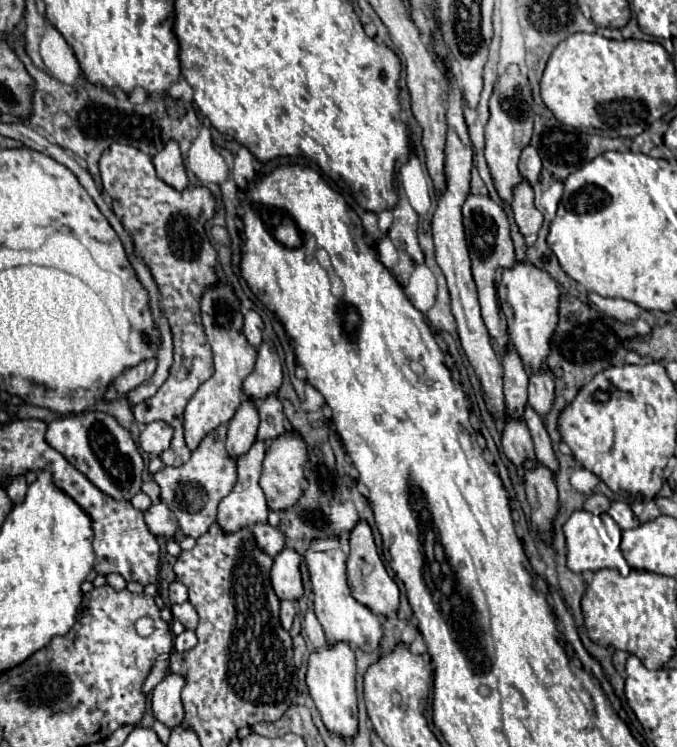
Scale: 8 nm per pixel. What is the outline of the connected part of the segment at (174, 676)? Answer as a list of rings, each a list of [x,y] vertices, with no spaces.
[[[172,668],[166,670],[164,678],[152,690],[152,710],[156,720],[164,722],[168,728],[174,728],[184,718],[184,708],[180,700],[180,692],[186,684],[186,676],[174,672]]]

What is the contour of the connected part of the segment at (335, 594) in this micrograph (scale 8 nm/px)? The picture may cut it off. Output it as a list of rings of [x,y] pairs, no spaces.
[[[316,540],[306,554],[306,564],[312,578],[314,592],[314,614],[326,632],[326,644],[334,646],[338,642],[360,648],[362,652],[374,652],[384,636],[382,620],[374,616],[366,606],[360,606],[346,584],[346,554],[338,540]]]

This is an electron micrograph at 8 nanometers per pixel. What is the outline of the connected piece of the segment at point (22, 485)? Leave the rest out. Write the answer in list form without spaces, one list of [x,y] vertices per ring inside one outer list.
[[[24,476],[12,478],[12,482],[6,486],[6,492],[8,492],[8,496],[10,496],[10,500],[14,504],[20,504],[24,500],[26,490],[28,490],[28,484],[26,484],[26,478]]]

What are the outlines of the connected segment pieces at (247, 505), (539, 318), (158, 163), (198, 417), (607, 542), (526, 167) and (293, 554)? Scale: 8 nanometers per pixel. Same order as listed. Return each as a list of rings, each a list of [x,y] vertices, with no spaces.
[[[254,440],[252,448],[244,456],[240,456],[238,482],[236,482],[234,490],[218,506],[218,522],[226,532],[236,532],[236,530],[240,530],[244,526],[254,526],[256,522],[266,522],[268,520],[268,504],[266,504],[264,492],[262,492],[262,488],[258,484],[264,452],[266,452],[266,444]]]
[[[514,262],[514,266],[502,274],[502,282],[498,286],[500,308],[508,320],[508,336],[528,372],[544,366],[550,354],[550,336],[558,324],[558,294],[556,280],[534,264]]]
[[[168,140],[164,148],[154,156],[154,166],[158,176],[176,190],[184,190],[188,186],[188,176],[184,170],[184,160],[180,154],[180,146],[176,140]]]
[[[220,278],[216,284],[204,290],[200,298],[200,316],[208,344],[214,352],[214,374],[196,390],[184,412],[184,434],[190,450],[194,450],[208,432],[230,422],[230,418],[244,400],[242,382],[254,370],[256,362],[256,348],[244,338],[242,332],[244,316],[240,312],[240,300],[226,278]]]
[[[576,510],[568,518],[568,522],[562,526],[562,530],[564,530],[564,536],[566,536],[568,568],[572,572],[584,572],[584,570],[596,572],[596,570],[602,570],[602,568],[614,568],[622,576],[628,576],[630,566],[626,564],[619,547],[622,532],[616,522],[609,516],[608,510],[604,514],[592,514],[592,512],[586,512],[586,510]]]
[[[526,146],[526,148],[522,150],[520,164],[518,164],[518,170],[520,170],[522,178],[528,180],[528,182],[534,186],[536,180],[538,180],[540,168],[542,168],[542,162],[540,162],[540,156],[538,156],[536,148],[534,148],[534,146]]]
[[[284,548],[276,558],[270,572],[272,588],[280,600],[298,600],[304,594],[300,574],[300,554],[294,548]]]

